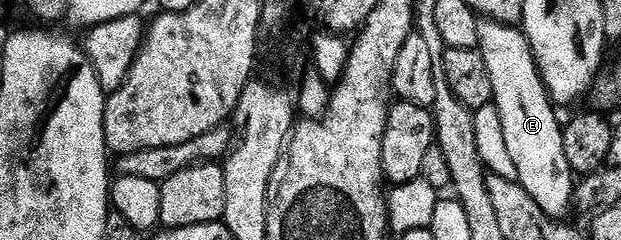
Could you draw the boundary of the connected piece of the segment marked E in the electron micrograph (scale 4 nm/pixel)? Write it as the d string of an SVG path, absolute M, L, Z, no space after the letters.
M485 19L479 22L479 41L483 61L487 61L487 73L491 77L493 90L492 106L501 113L503 121L503 141L507 141L507 149L511 153L511 161L515 161L517 170L516 182L535 197L535 205L543 209L543 213L551 219L560 220L568 213L569 207L575 203L575 176L573 170L567 165L567 153L563 153L563 123L557 120L558 108L549 98L549 90L541 80L541 71L537 62L533 60L533 50L529 44L524 30L520 26L507 23L496 23L494 19Z

